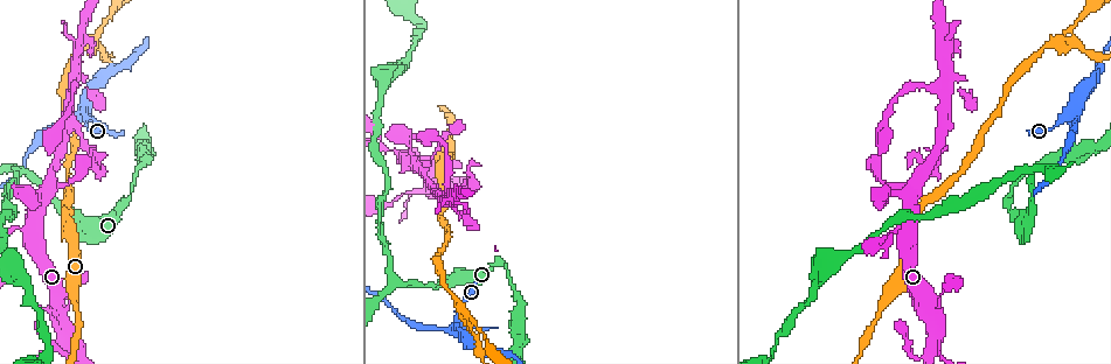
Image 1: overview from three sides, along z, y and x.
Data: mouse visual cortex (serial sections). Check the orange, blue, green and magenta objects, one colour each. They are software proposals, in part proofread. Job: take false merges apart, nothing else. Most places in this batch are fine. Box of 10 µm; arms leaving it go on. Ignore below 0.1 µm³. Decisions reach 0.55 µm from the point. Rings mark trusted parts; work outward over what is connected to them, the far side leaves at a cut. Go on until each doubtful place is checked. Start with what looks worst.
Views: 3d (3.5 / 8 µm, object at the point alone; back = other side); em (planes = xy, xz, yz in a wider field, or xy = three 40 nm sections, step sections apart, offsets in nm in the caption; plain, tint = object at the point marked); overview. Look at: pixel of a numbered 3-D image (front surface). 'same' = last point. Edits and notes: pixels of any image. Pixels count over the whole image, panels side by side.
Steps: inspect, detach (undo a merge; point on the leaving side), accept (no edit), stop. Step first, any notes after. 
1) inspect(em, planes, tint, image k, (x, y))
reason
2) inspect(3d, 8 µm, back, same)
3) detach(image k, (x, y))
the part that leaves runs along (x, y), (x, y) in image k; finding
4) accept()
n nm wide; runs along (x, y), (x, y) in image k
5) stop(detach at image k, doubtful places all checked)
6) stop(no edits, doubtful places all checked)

inspect(3d, 3.5 µm, image 1, (399, 280))
abrupt turn

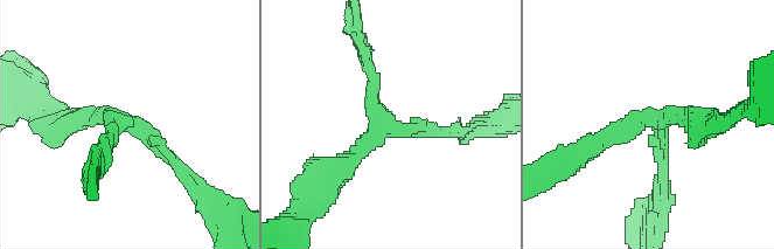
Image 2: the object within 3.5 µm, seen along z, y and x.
inspect(em, xy, step 5, tint, image 2, (657, 123))
need the tissue

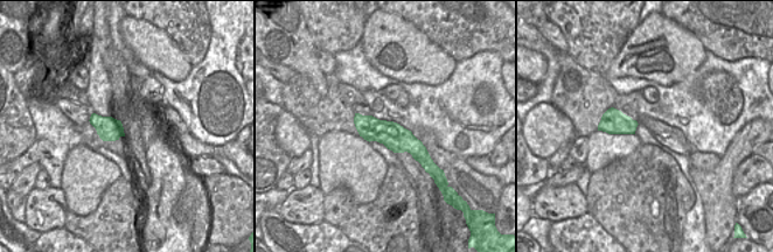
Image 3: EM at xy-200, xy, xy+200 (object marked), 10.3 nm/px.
inspect(em, xy, step 1, tint, same)

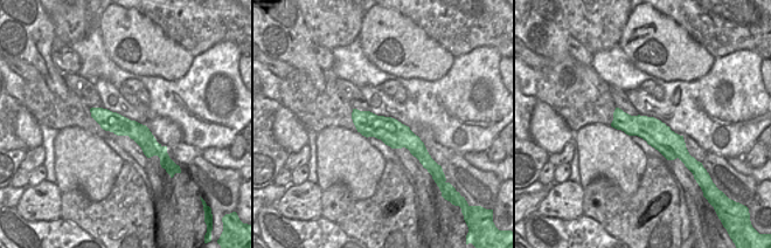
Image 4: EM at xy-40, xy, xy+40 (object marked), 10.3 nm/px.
accept()
arms of 150, 200, 200 nm; one cell here

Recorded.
inspect(3d, 3.5 µm, image 1, (86, 114))
abrupt turn

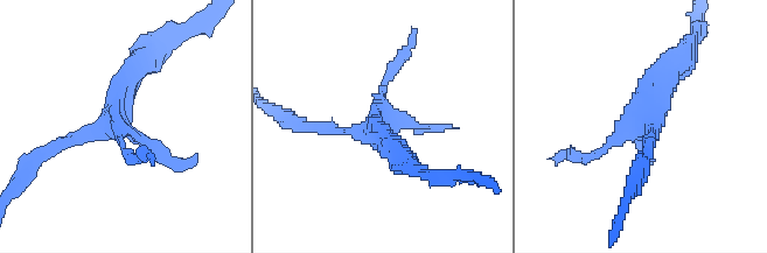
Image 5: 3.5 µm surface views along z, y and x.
inspect(em, planes, tint, image 5, (117, 125))
now the EM

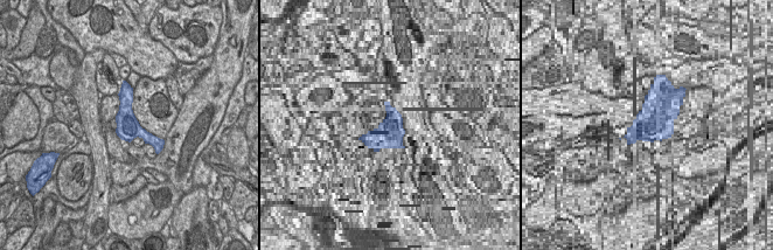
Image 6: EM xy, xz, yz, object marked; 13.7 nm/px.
inspect(em, xy, step 1, tint, same)
cut it another way

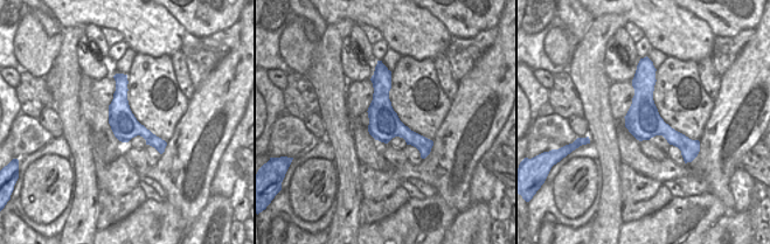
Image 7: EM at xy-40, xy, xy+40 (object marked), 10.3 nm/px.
accept()
runs along (583, 159), (646, 126), (678, 62) in image 5; continuous, no second cell

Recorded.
inspect(3d, 3.5 µm, image 1, (463, 311))
a fork

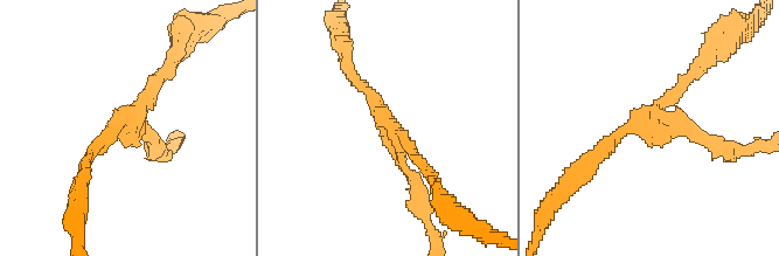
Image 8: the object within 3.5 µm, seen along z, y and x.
inspect(em, xy, step 1, tint, image 8, (391, 131))
3 arms; arms of 150, 200, 200 nm; need the tissue

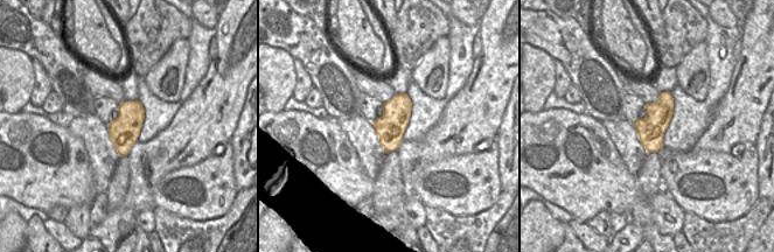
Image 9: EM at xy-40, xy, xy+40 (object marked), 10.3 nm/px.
accept()
runs along (598, 154), (658, 116), (697, 69) in image 8; continuous, no second cell

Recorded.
inspect(3d, 3.5 µm, image 1, (438, 197))
branch point

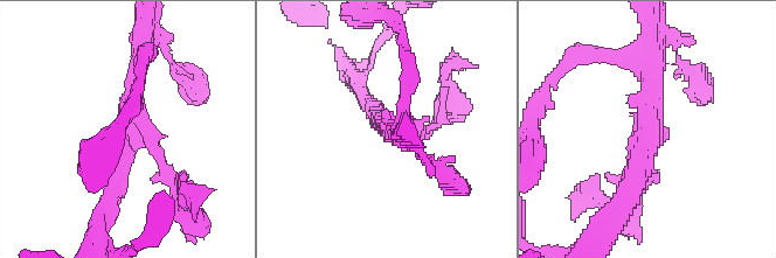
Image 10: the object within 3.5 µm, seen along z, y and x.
inspect(em, xy, step 1, tint, image 10, (129, 133))
3 arms; arms of 150, 250, 300 nm; now the EM

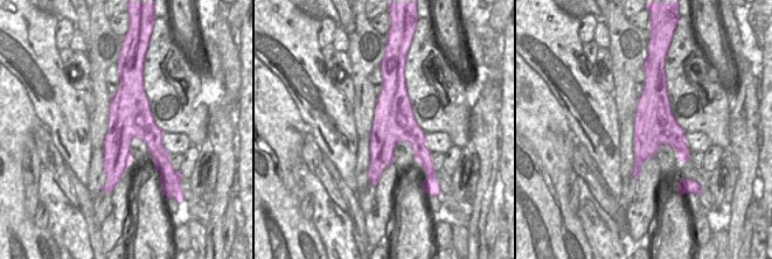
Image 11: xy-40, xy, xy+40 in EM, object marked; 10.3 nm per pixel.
inspect(em, planes, tint, same)
cut it another way

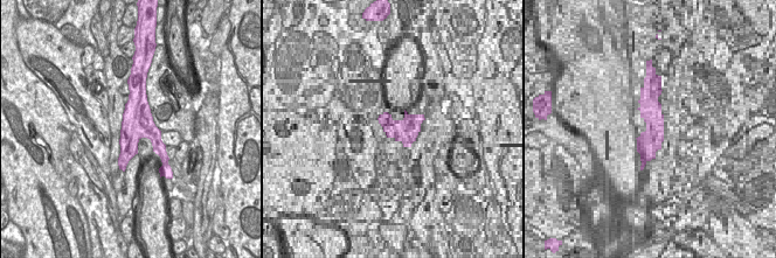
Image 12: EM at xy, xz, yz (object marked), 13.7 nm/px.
accept()
one cell here

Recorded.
stop(no edits, doubtful places all checked)

